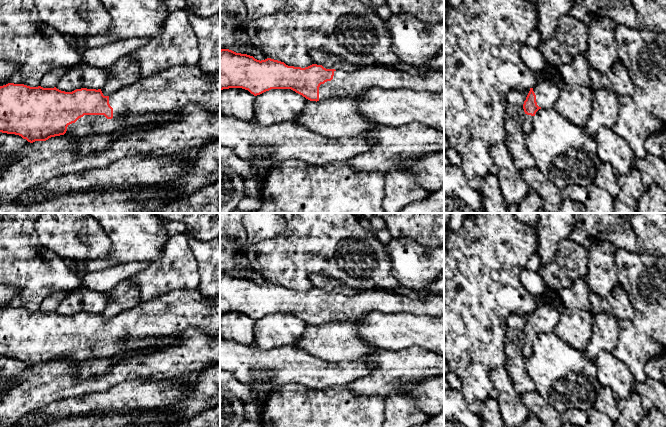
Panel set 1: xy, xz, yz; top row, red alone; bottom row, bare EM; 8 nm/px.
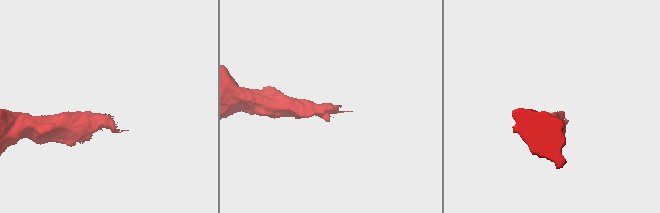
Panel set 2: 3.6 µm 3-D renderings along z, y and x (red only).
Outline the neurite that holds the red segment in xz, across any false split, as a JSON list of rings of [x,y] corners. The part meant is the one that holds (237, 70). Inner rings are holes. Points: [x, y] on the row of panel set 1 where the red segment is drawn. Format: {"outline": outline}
{"outline": [[[229,49],[220,50],[220,91],[242,88],[254,96],[271,89],[291,89],[310,101],[355,95],[370,88],[444,92],[444,73],[412,75],[381,64],[360,66],[353,71],[326,69],[322,65],[288,66],[267,58],[257,60]]]}

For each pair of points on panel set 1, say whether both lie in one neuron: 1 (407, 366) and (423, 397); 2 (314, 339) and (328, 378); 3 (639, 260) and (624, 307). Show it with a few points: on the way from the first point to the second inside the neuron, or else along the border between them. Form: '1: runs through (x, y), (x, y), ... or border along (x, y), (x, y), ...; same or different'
1: border along (433, 376), (408, 383), (404, 387), (404, 395); different
2: border along (299, 349), (330, 362), (344, 361); different
3: border along (619, 283), (633, 309), (632, 319); different

